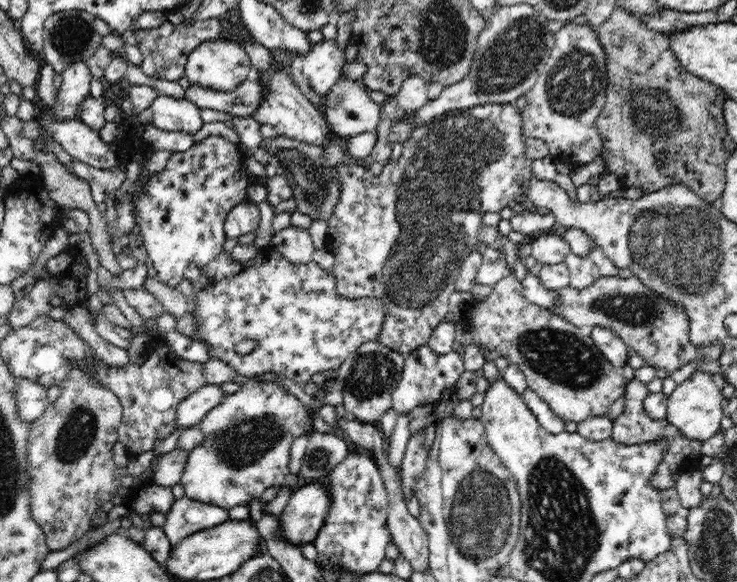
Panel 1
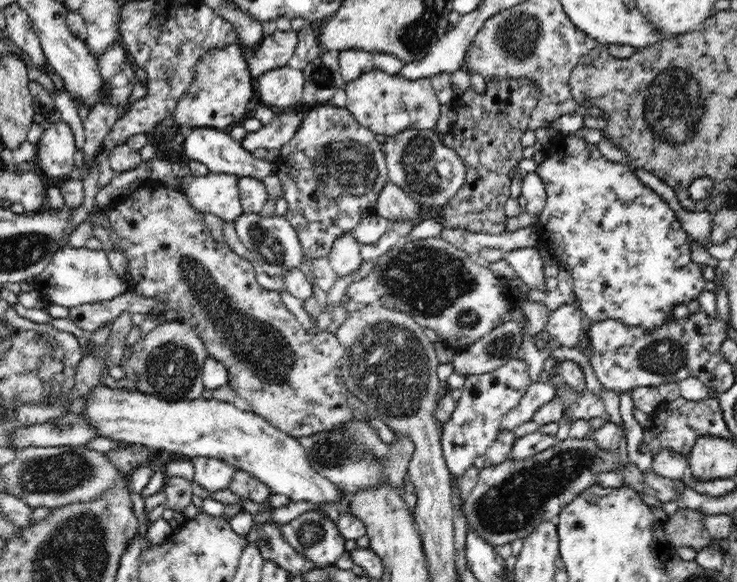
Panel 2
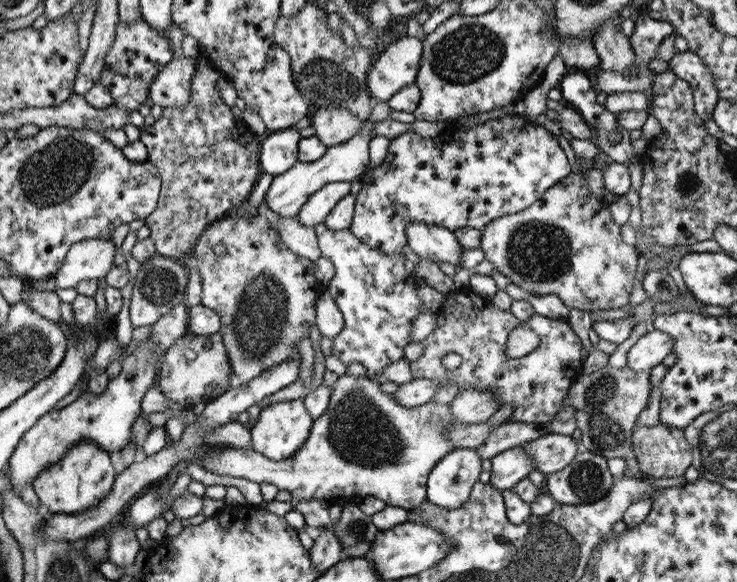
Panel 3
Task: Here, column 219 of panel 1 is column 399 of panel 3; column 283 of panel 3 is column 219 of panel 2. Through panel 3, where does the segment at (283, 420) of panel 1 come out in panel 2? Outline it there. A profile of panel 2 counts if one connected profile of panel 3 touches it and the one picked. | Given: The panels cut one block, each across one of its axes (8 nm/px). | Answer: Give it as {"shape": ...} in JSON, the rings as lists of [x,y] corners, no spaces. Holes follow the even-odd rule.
{"shape":[[[206,456],[194,458],[194,482],[208,494],[230,488],[236,470],[238,470],[236,466],[218,458],[206,458]]]}

